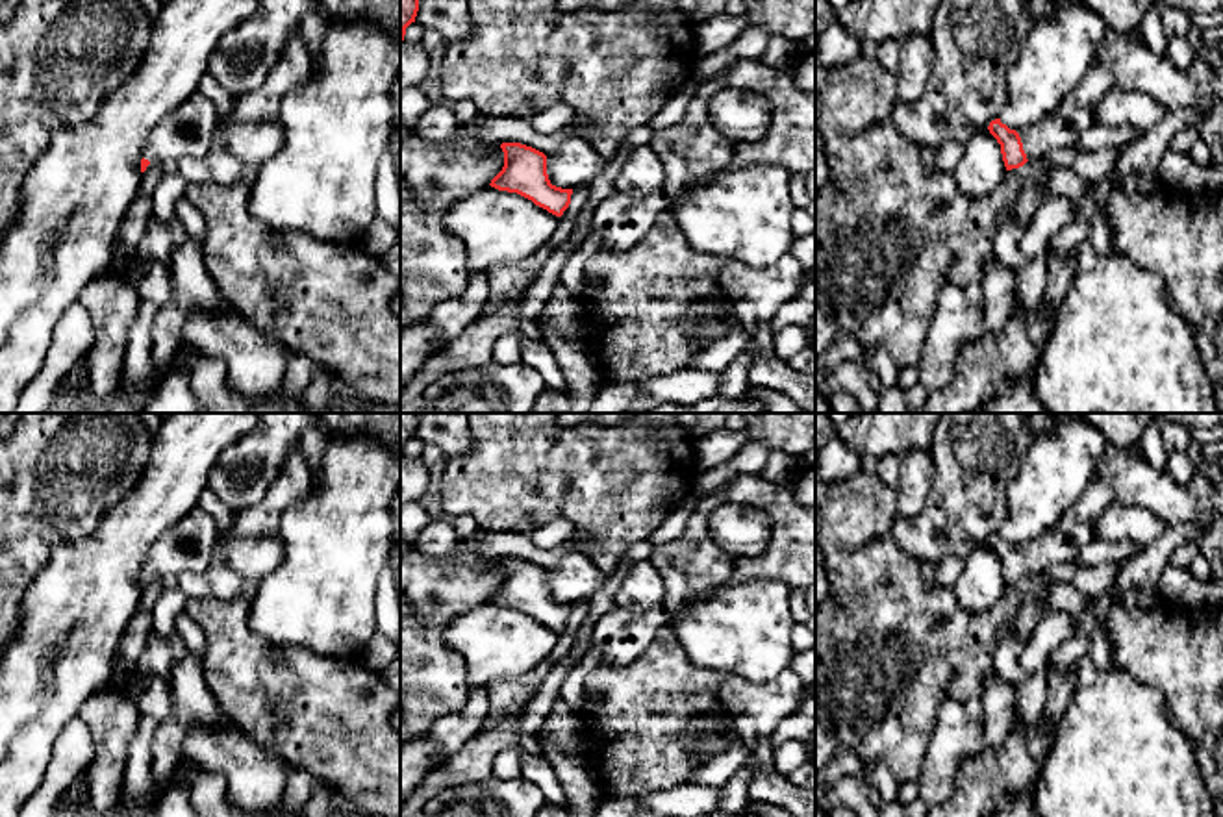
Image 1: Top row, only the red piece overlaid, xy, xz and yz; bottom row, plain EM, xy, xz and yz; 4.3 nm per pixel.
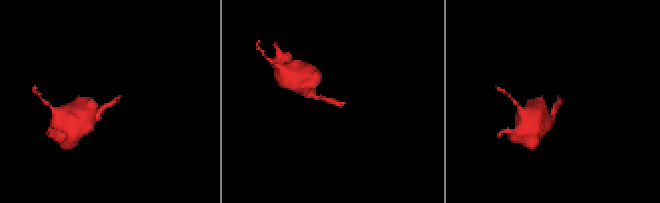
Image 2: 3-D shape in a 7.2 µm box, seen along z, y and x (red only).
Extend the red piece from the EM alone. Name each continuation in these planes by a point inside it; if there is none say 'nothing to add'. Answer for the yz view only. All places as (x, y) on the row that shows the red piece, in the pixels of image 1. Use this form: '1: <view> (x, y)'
1: yz (1062, 128)

